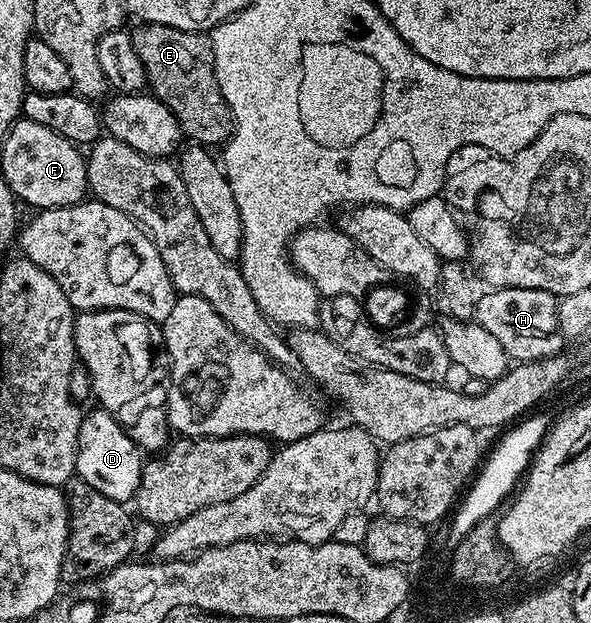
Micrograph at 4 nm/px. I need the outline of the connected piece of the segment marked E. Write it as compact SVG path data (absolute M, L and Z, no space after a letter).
M155 22L149 24L139 25L139 30L133 31L132 37L134 40L134 47L136 52L140 56L140 60L144 64L144 72L146 73L146 80L148 83L149 93L153 94L154 97L162 101L176 116L176 120L182 126L182 133L191 143L199 146L205 146L207 148L215 148L214 146L221 147L224 143L229 140L234 134L234 117L232 112L228 108L228 104L224 100L224 96L220 92L220 84L216 80L214 75L214 44L211 35L206 32L199 32L197 30L181 30L180 28L172 28L171 26L161 26Z

